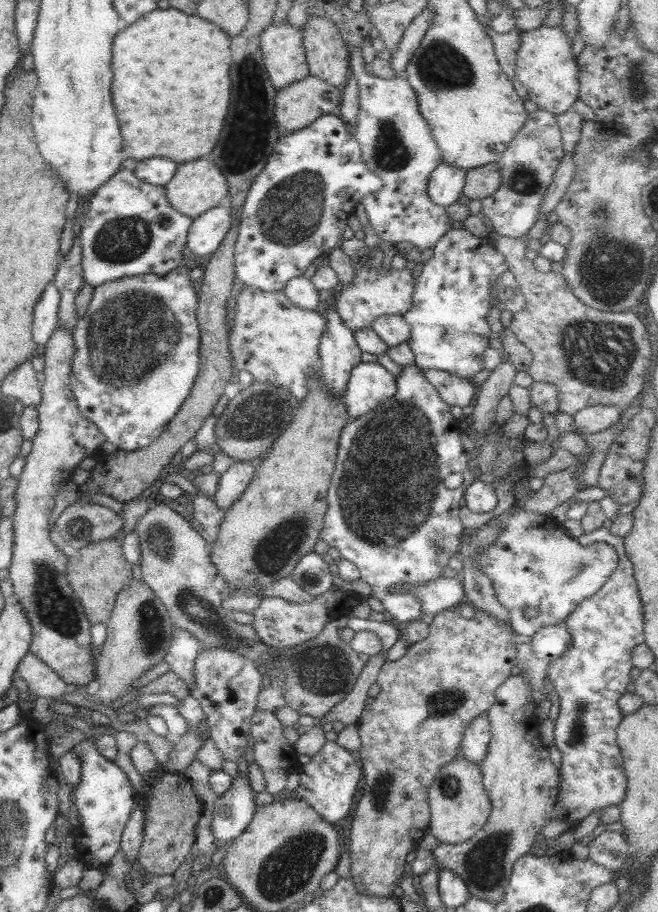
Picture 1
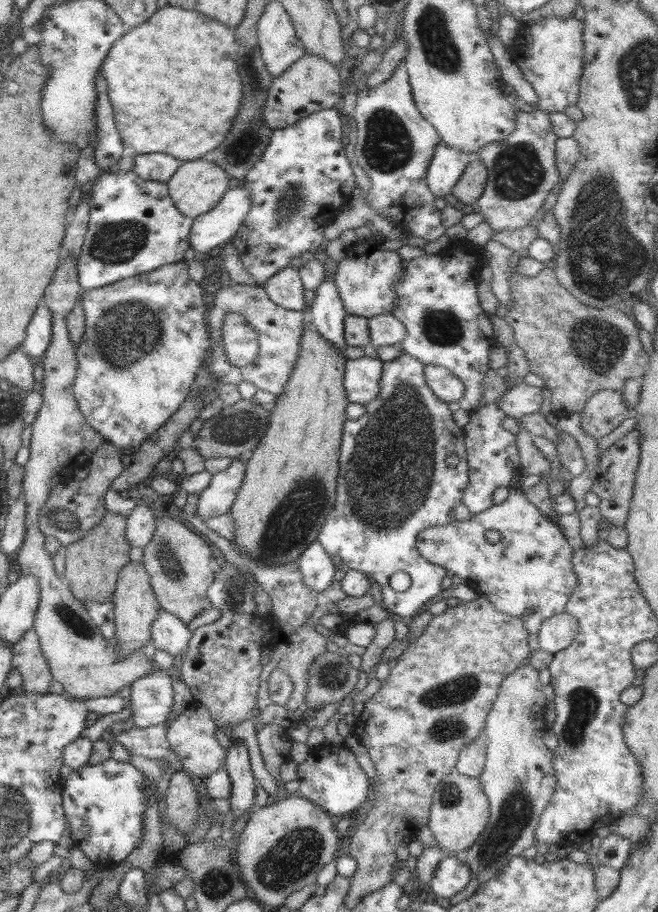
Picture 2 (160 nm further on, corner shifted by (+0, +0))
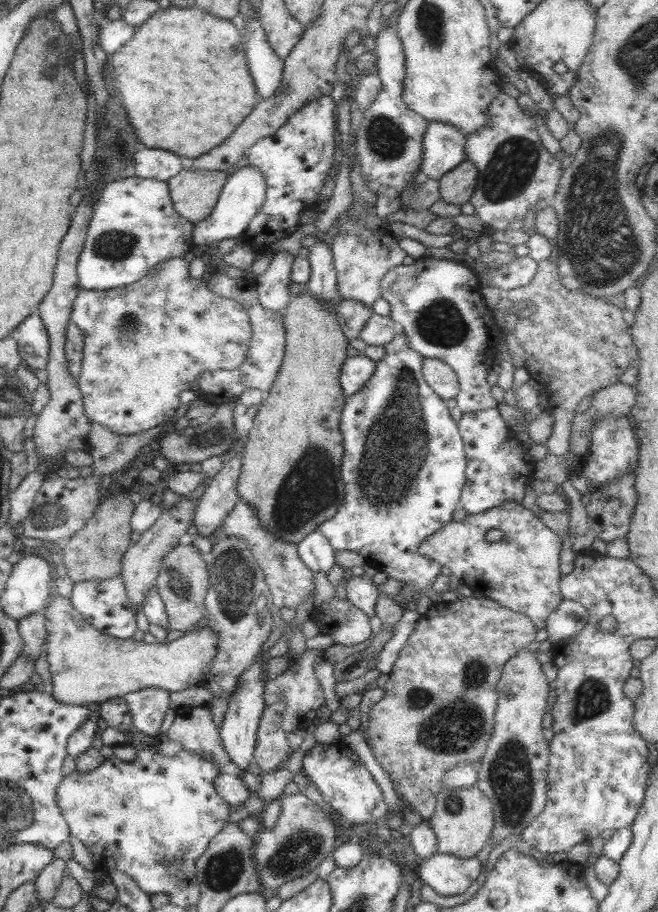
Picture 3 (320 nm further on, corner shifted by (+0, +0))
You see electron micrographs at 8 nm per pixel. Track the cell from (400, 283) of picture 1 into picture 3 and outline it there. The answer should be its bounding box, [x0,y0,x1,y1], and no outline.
[330,211,407,309]

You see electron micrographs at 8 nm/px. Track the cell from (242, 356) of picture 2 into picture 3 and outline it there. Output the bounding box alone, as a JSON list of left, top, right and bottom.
[70,258,252,435]

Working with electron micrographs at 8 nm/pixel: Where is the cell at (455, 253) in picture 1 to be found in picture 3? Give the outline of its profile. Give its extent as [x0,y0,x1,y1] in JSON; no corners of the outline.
[380,256,505,414]

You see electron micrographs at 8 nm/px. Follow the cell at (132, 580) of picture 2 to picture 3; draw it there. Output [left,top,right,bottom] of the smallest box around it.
[120,495,196,614]

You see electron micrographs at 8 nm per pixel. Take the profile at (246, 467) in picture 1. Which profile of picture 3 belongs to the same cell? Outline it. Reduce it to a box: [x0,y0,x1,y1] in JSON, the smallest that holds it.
[193,457,242,536]

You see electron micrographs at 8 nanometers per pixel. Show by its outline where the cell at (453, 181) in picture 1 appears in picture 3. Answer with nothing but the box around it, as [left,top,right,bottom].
[422,121,467,180]

